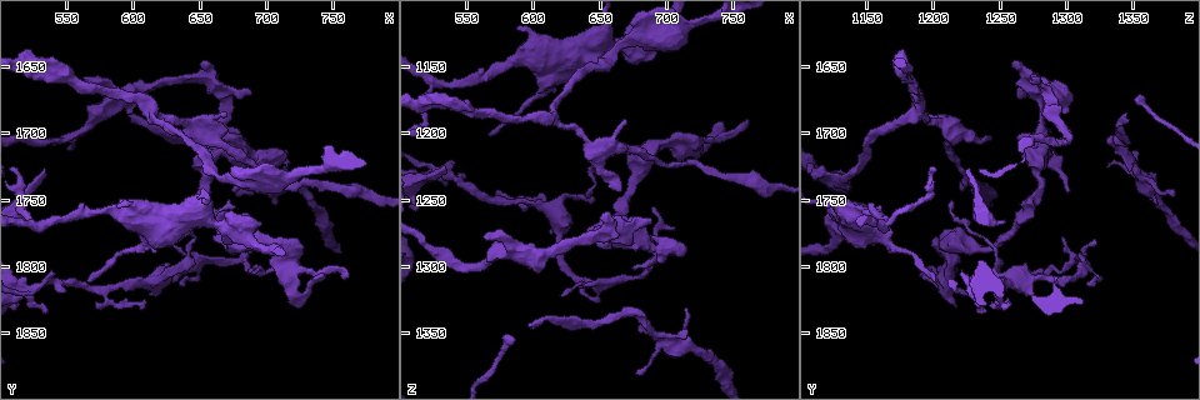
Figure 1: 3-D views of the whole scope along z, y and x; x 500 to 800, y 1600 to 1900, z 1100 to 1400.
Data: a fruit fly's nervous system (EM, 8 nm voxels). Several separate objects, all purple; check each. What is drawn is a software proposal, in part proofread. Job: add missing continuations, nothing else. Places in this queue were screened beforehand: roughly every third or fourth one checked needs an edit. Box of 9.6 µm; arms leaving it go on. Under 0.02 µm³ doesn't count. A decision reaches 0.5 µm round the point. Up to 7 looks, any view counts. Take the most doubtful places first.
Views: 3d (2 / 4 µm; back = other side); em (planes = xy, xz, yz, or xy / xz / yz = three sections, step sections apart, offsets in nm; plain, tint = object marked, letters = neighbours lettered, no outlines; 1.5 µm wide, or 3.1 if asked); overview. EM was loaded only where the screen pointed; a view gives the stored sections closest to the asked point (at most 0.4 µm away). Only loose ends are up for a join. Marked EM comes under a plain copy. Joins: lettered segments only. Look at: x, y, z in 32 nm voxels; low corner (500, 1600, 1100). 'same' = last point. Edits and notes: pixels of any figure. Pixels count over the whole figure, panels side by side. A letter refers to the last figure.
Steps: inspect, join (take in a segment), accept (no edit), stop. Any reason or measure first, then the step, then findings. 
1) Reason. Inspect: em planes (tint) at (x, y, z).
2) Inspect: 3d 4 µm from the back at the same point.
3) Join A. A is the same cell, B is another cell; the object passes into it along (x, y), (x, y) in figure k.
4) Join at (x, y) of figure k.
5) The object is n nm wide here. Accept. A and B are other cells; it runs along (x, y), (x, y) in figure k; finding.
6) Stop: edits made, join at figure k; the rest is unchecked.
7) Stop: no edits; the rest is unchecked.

Tapers out. Inspect: em xz step 4 (tint) at (596, 1684, 1344).

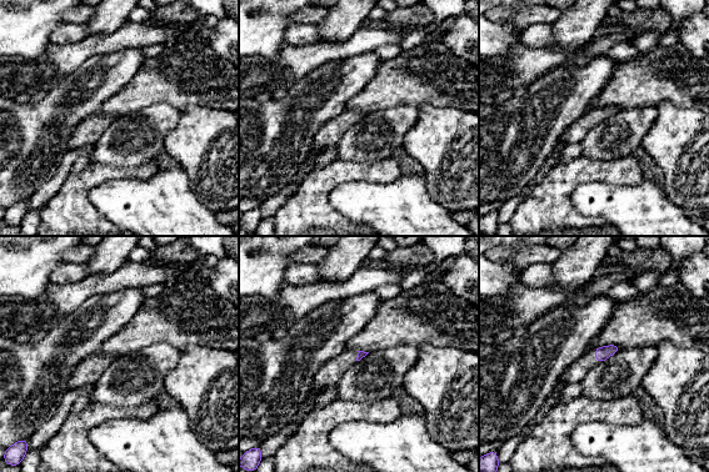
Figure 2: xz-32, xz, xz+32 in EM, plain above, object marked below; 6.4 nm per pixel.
Cut it another way. Inspect: em planes (letters) at the same point.

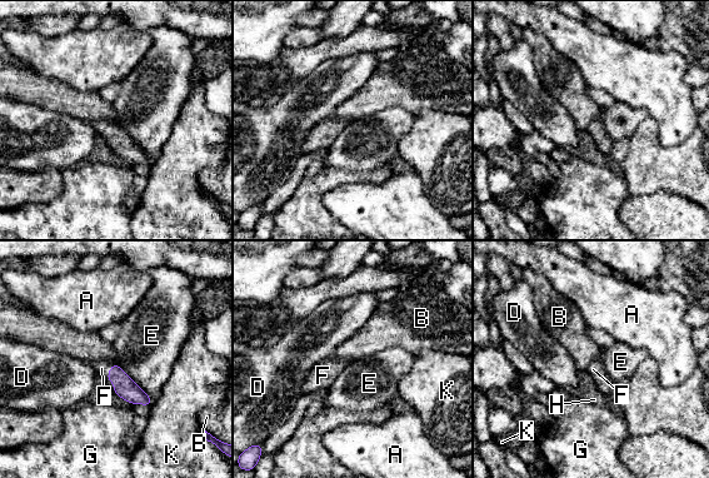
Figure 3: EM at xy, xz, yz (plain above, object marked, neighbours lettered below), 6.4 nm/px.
Join F. F is the same cell, A, B, D, E, G, H and K are other cells; the object passes into it along (125, 387), (106, 377), (101, 368) in figure 3; the neuron continues.

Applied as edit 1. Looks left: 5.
Redraw. Inspect: overview.

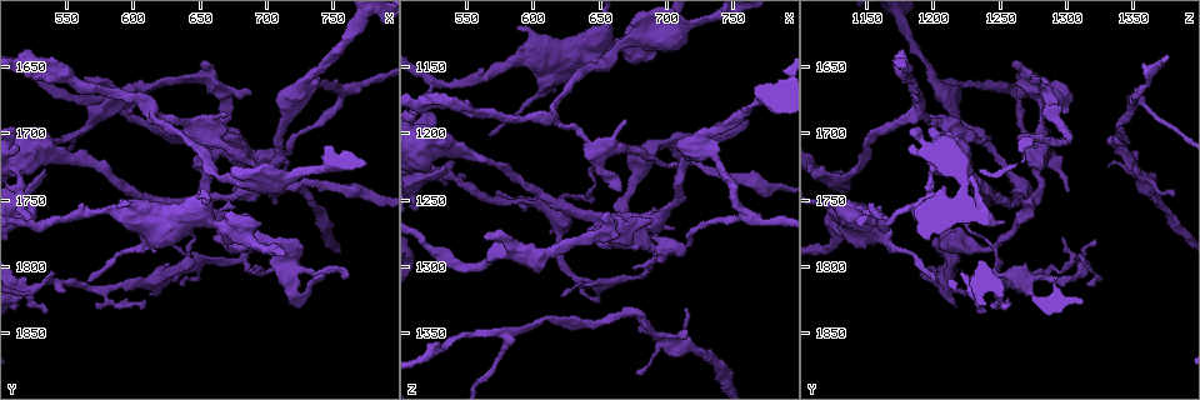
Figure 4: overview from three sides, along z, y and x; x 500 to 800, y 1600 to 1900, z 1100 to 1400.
Long arm stops here. Inspect: 3d 4 µm at (568, 1812, 1200).

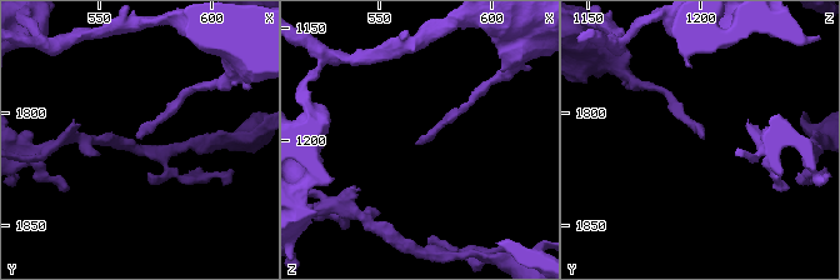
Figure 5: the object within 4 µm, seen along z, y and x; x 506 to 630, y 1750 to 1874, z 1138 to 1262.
Shape alone is not enough. Inspect: em xy step 4 (letters) at (566, 1810, 1200).

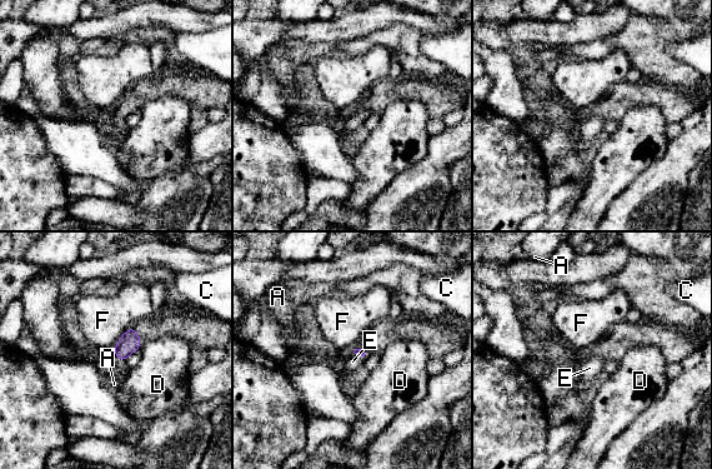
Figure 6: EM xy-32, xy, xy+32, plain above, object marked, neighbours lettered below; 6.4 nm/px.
Join E. E is the same cell, A, C, D and F are other cells; the object passes into it along (364, 354), (359, 354), (352, 362) in figure 6; the neuron continues.

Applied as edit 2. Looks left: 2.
See it whole again. Inspect: overview.

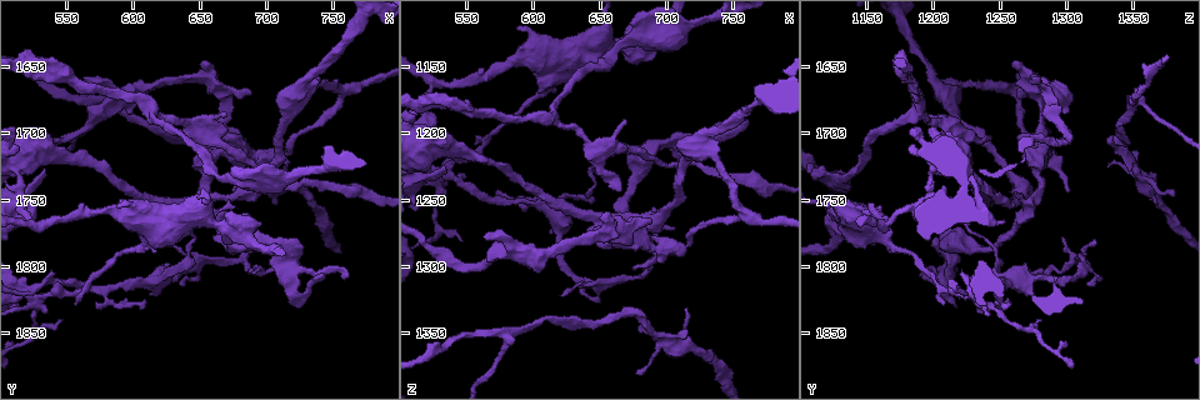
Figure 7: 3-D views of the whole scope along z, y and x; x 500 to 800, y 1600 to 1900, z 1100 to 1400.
Inspect: em planes (letters) at (760, 1808, 1190).

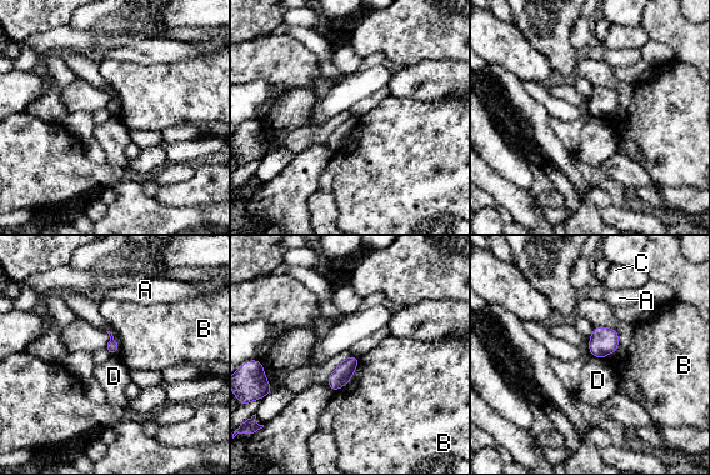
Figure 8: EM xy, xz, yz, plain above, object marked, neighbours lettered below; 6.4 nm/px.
The longest contact is with B, 220 nm. Accept. A, B, C and D are other cells; none of them fits.

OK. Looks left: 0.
Stop: edits made, join at figure 3, join at figure 6; the rest is unchecked.

